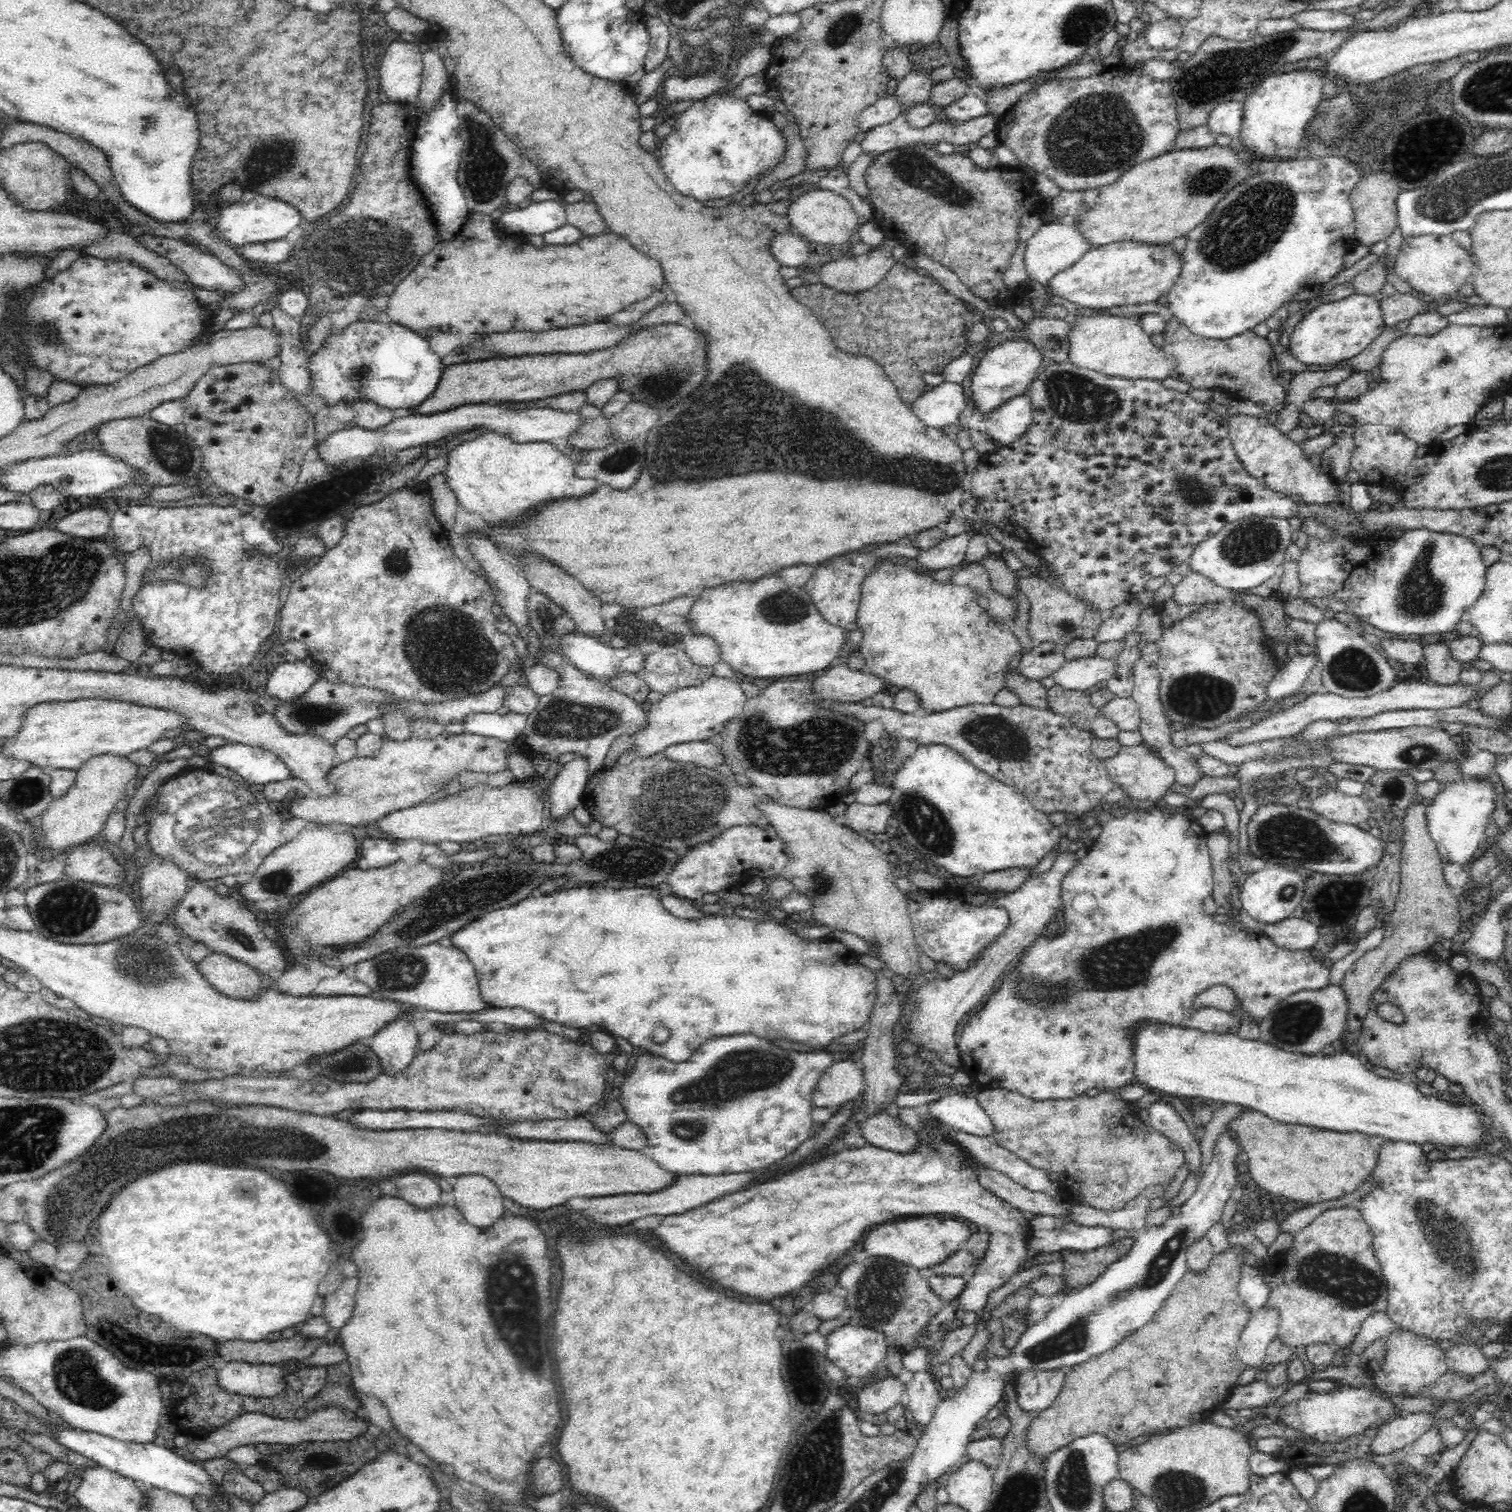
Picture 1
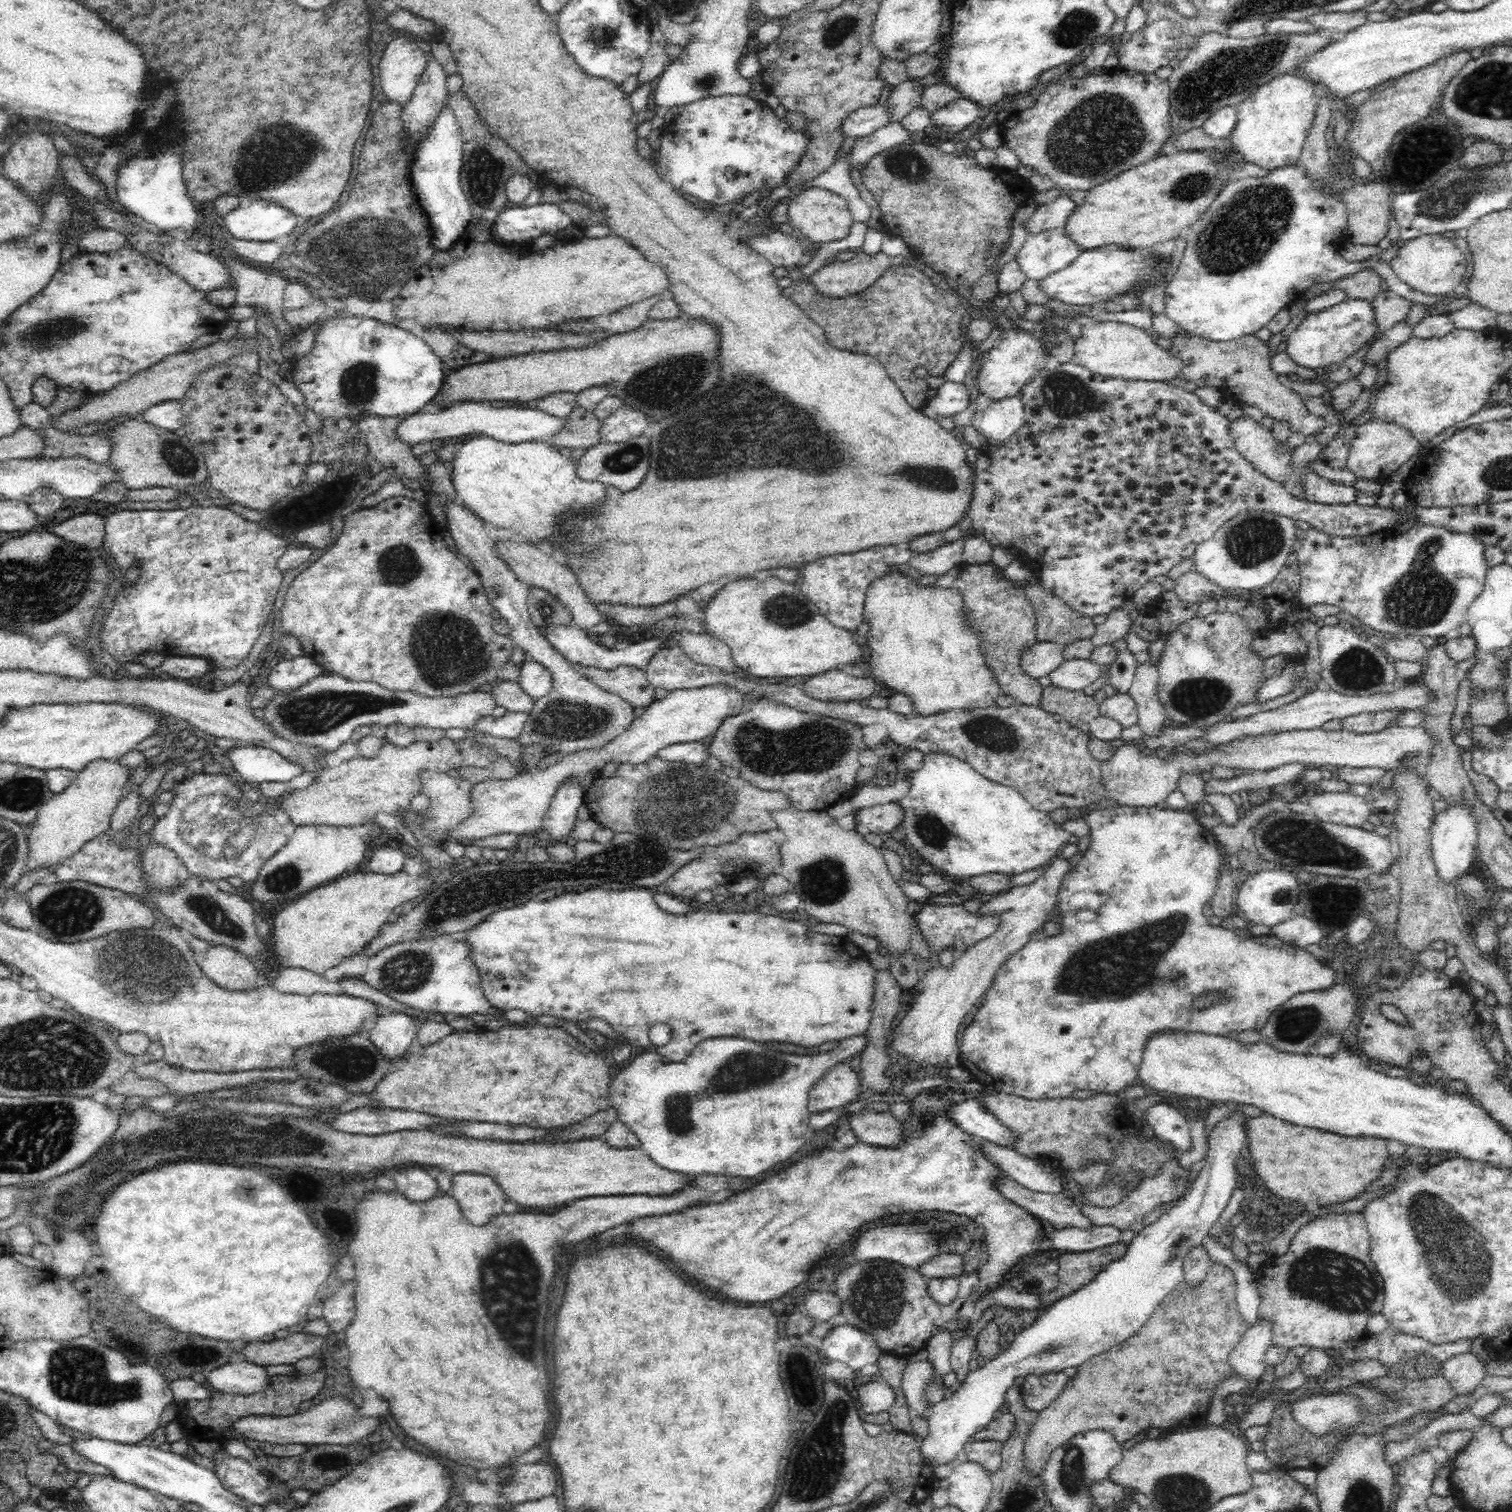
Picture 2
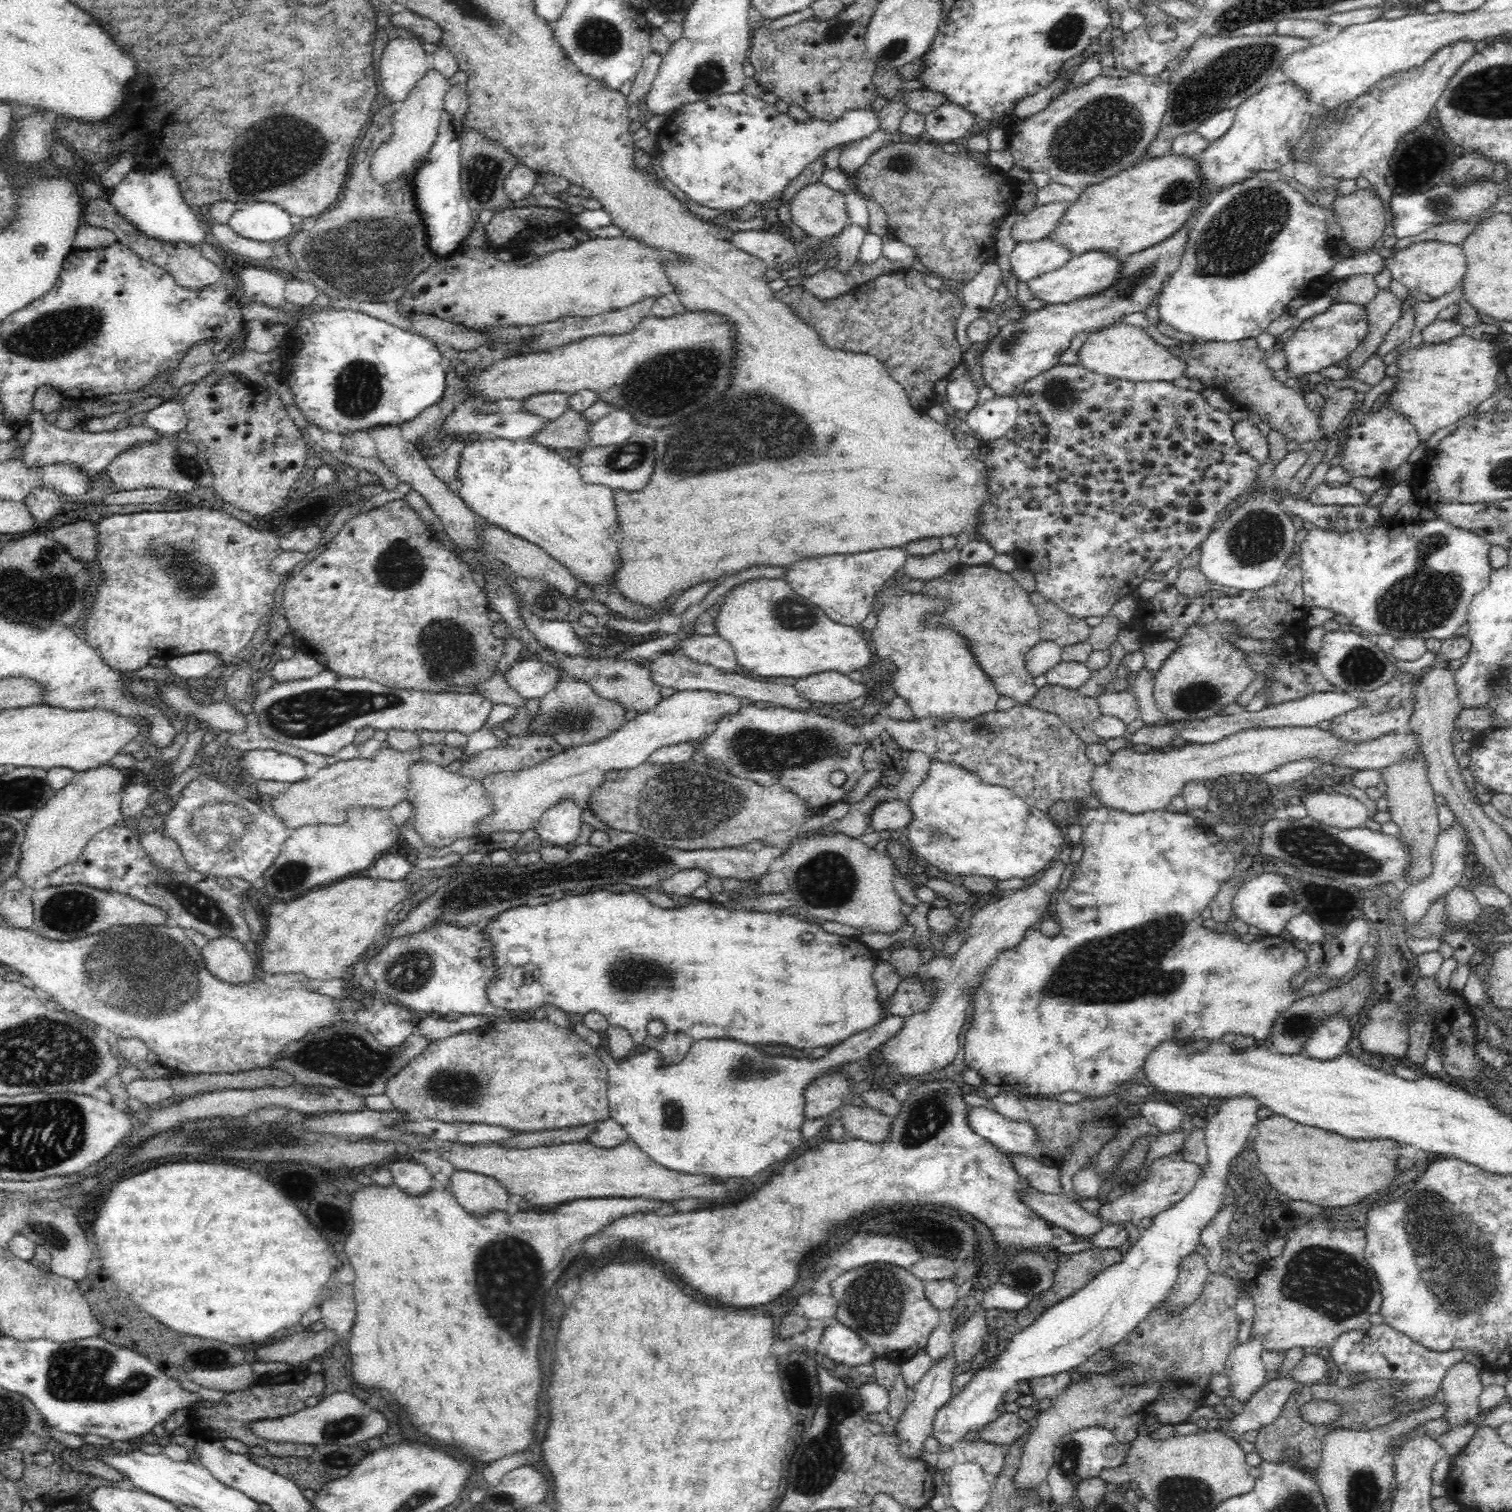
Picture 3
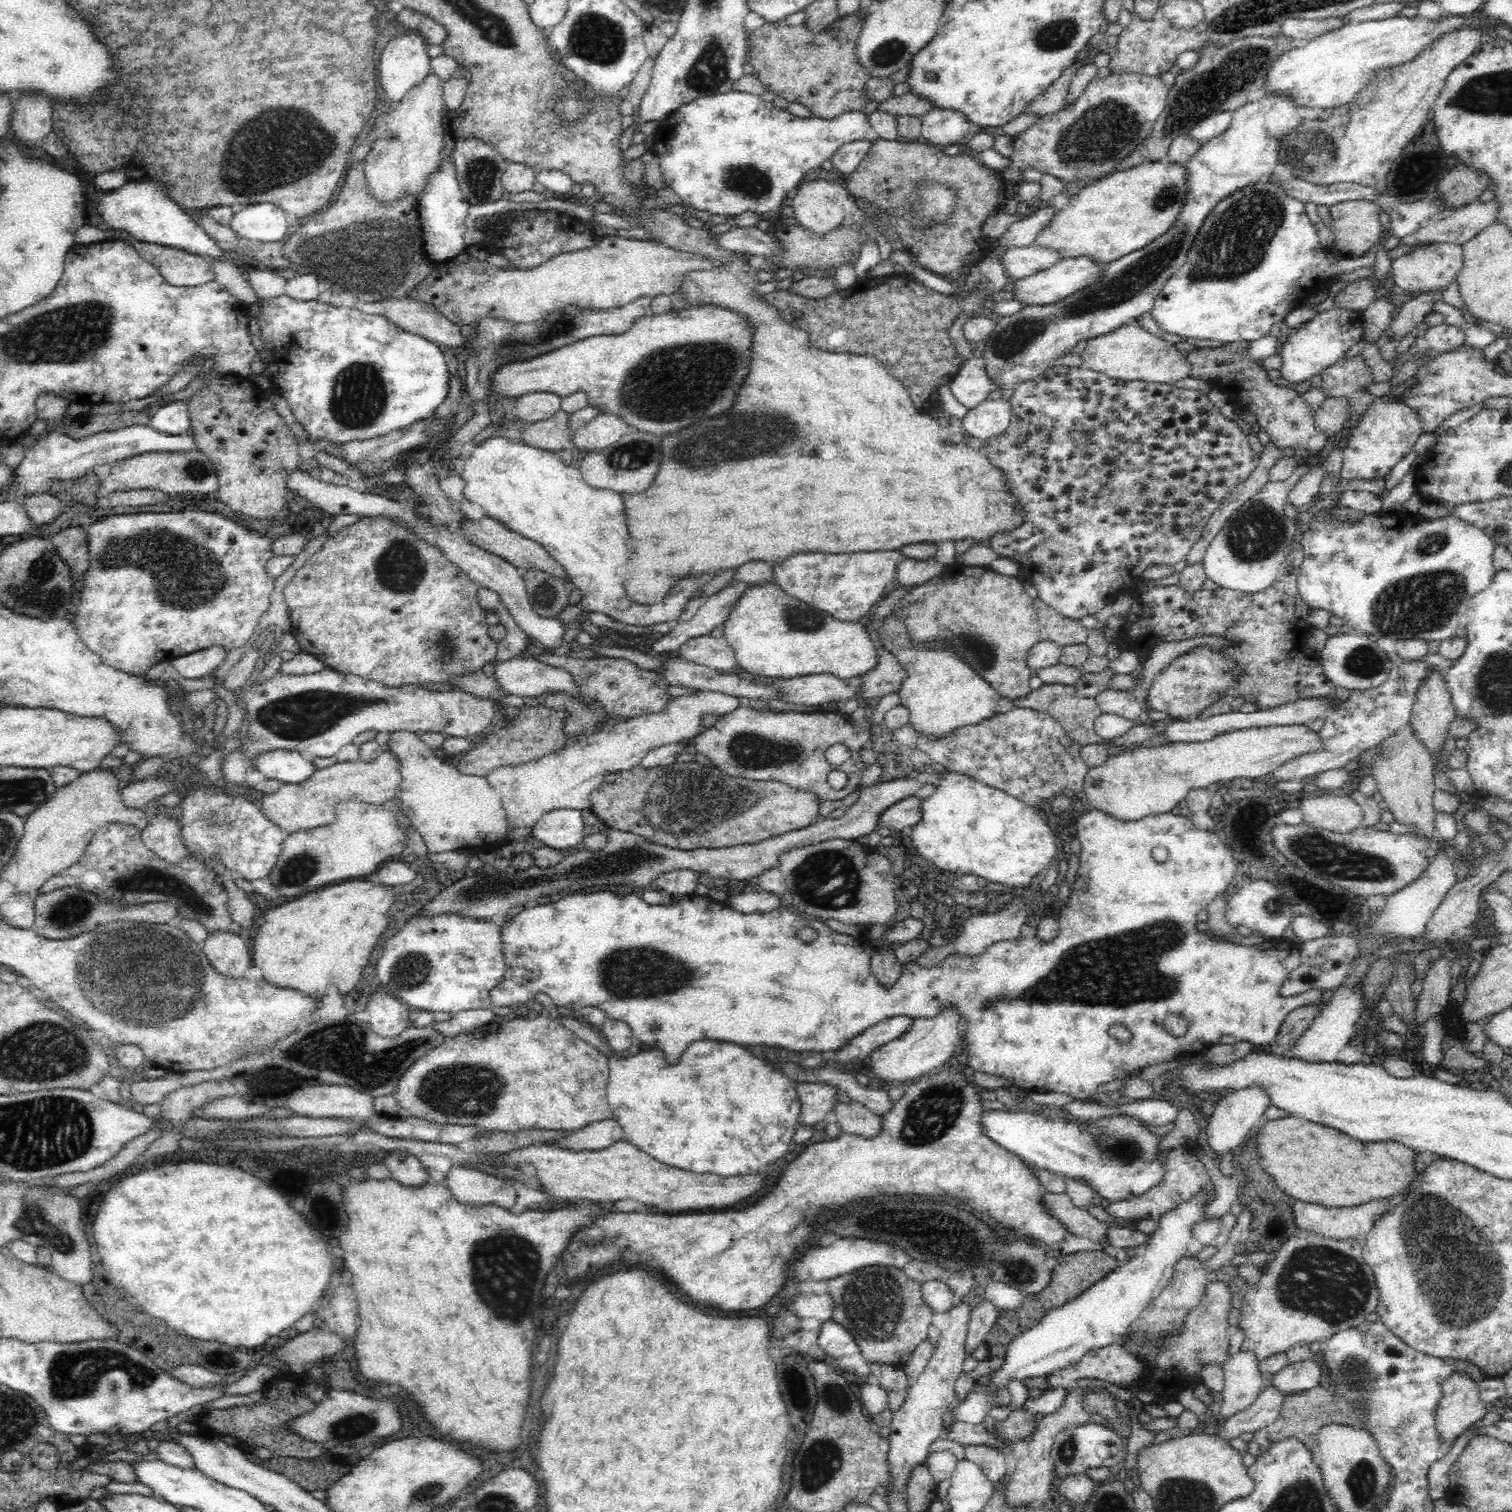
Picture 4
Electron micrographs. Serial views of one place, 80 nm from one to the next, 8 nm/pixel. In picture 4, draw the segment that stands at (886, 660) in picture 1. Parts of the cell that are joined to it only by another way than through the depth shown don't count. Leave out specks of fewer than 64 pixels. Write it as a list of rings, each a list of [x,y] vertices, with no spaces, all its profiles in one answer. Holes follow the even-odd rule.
[[[890,616],[884,619],[884,626],[878,634],[881,644],[896,654],[902,666],[906,667],[908,679],[898,694],[901,705],[909,710],[909,724],[919,736],[935,742],[948,738],[960,728],[974,726],[994,716],[1000,694],[952,653],[940,645],[934,645],[934,648],[926,648],[932,645],[914,647],[907,640],[906,629]]]

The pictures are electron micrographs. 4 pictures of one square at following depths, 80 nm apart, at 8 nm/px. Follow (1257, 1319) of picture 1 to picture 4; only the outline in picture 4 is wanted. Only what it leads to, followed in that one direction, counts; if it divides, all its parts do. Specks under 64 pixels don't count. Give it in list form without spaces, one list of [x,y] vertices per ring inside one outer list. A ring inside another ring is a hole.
[[[1251,1352],[1234,1354],[1222,1369],[1225,1380],[1220,1392],[1220,1416],[1226,1419],[1254,1404],[1267,1385],[1267,1377],[1259,1370],[1259,1363]]]

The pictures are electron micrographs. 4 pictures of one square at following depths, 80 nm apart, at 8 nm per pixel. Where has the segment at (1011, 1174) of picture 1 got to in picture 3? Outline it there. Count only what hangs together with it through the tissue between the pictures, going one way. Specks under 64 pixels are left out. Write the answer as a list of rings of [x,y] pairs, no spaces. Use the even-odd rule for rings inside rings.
[[[1010,1155],[1013,1158],[1014,1165],[1021,1173],[1021,1176],[1029,1178],[1030,1185],[1036,1191],[1046,1194],[1062,1193],[1062,1182],[1060,1182],[1060,1172],[1054,1168],[1042,1166],[1032,1159],[1026,1159],[1020,1155]]]

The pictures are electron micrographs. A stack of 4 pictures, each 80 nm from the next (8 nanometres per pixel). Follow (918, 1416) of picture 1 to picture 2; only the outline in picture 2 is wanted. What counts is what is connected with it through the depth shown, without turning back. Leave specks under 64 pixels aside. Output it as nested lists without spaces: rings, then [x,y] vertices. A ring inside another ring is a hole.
[[[928,1358],[907,1361],[901,1380],[901,1386],[909,1408],[918,1416],[925,1416],[927,1420],[930,1410],[927,1410],[927,1404],[923,1404],[922,1395],[924,1386],[930,1382],[933,1372],[933,1364]]]

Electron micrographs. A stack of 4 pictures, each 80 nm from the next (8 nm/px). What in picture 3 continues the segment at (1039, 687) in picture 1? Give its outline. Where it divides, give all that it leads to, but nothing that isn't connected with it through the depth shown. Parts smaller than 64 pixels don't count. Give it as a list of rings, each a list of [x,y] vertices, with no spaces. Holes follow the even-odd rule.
[[[959,563],[942,576],[927,581],[917,595],[930,600],[945,600],[946,608],[942,612],[926,613],[920,620],[924,625],[923,630],[944,629],[956,632],[956,635],[966,643],[970,657],[974,659],[980,671],[994,684],[999,696],[1008,696],[1017,704],[1024,705],[1036,695],[1038,688],[1025,667],[1025,657],[1038,642],[1041,642],[1040,620],[1036,608],[1030,601],[1029,593],[1022,589],[1009,573],[1000,572],[990,565],[966,566]]]

